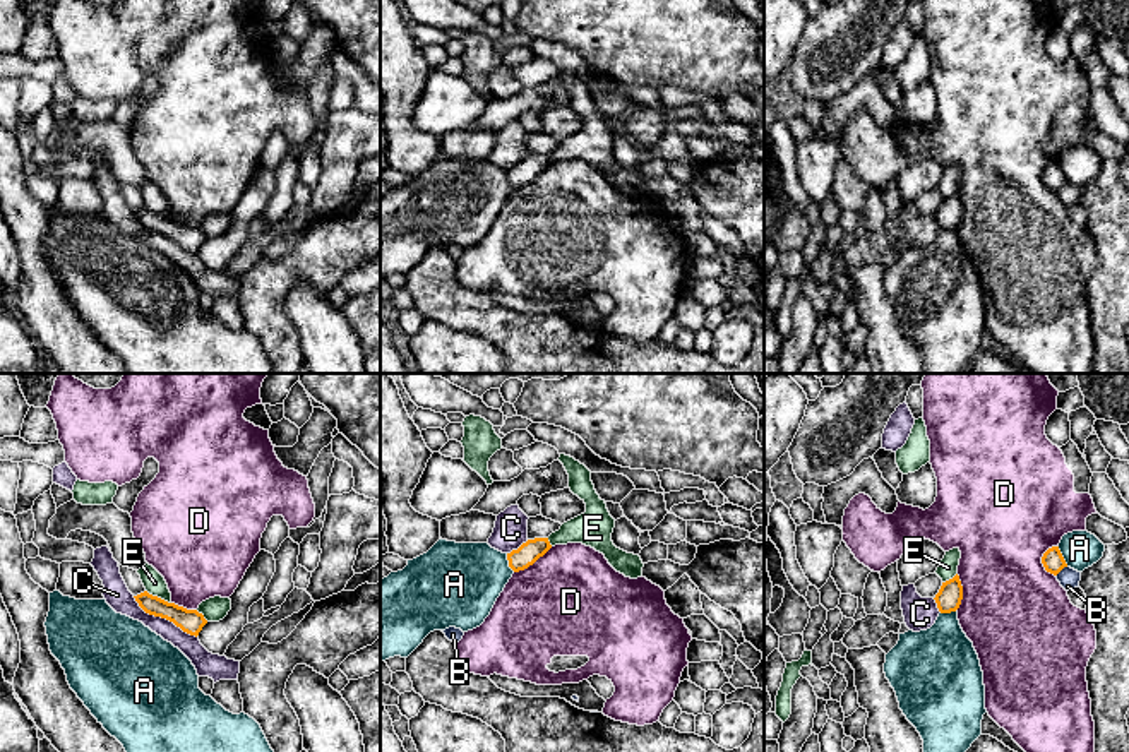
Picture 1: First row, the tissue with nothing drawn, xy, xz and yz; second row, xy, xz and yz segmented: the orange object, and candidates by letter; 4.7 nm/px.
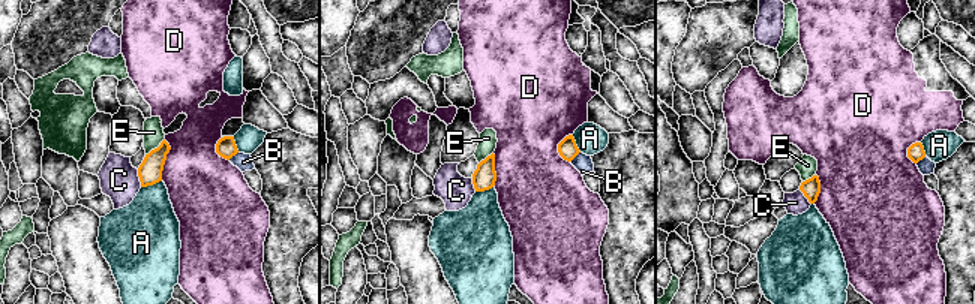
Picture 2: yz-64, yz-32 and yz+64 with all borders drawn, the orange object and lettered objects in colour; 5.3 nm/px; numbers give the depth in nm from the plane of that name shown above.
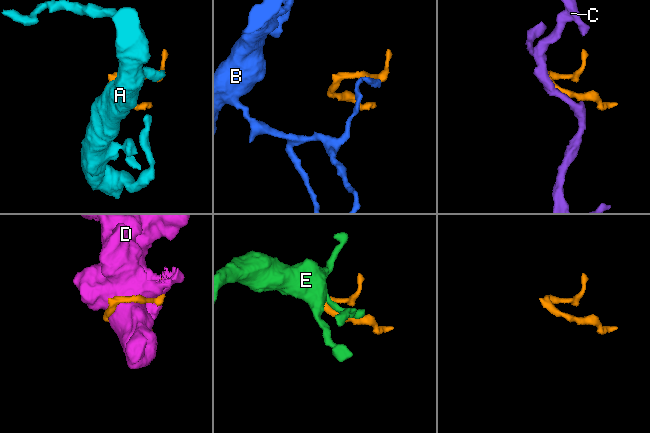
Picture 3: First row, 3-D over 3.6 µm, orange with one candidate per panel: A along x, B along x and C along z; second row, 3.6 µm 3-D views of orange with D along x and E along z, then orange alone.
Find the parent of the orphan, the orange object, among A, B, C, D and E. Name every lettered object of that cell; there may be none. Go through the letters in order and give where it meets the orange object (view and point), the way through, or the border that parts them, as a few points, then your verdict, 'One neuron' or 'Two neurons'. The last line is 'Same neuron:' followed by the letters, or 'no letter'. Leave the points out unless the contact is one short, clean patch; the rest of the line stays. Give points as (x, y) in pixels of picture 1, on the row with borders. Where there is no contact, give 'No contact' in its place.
A: Touches orange at yz (1063, 557). Two neurons
B: Touches orange at yz (1061, 569). Two neurons
C: Touches orange at xy (163, 617). Two neurons
D: Touches orange at yz (1042, 559). One neuron
E: Touches orange at xy (156, 596). Two neurons
Same neuron: D

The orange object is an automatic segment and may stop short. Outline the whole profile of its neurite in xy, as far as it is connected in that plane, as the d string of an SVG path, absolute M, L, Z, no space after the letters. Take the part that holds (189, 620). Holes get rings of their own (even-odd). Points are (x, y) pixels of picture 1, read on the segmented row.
M147 591L134 598L146 613L173 622L176 627L190 636L197 637L202 627L207 624L204 615L197 610L187 610L175 603L168 603L158 596L149 594Z

